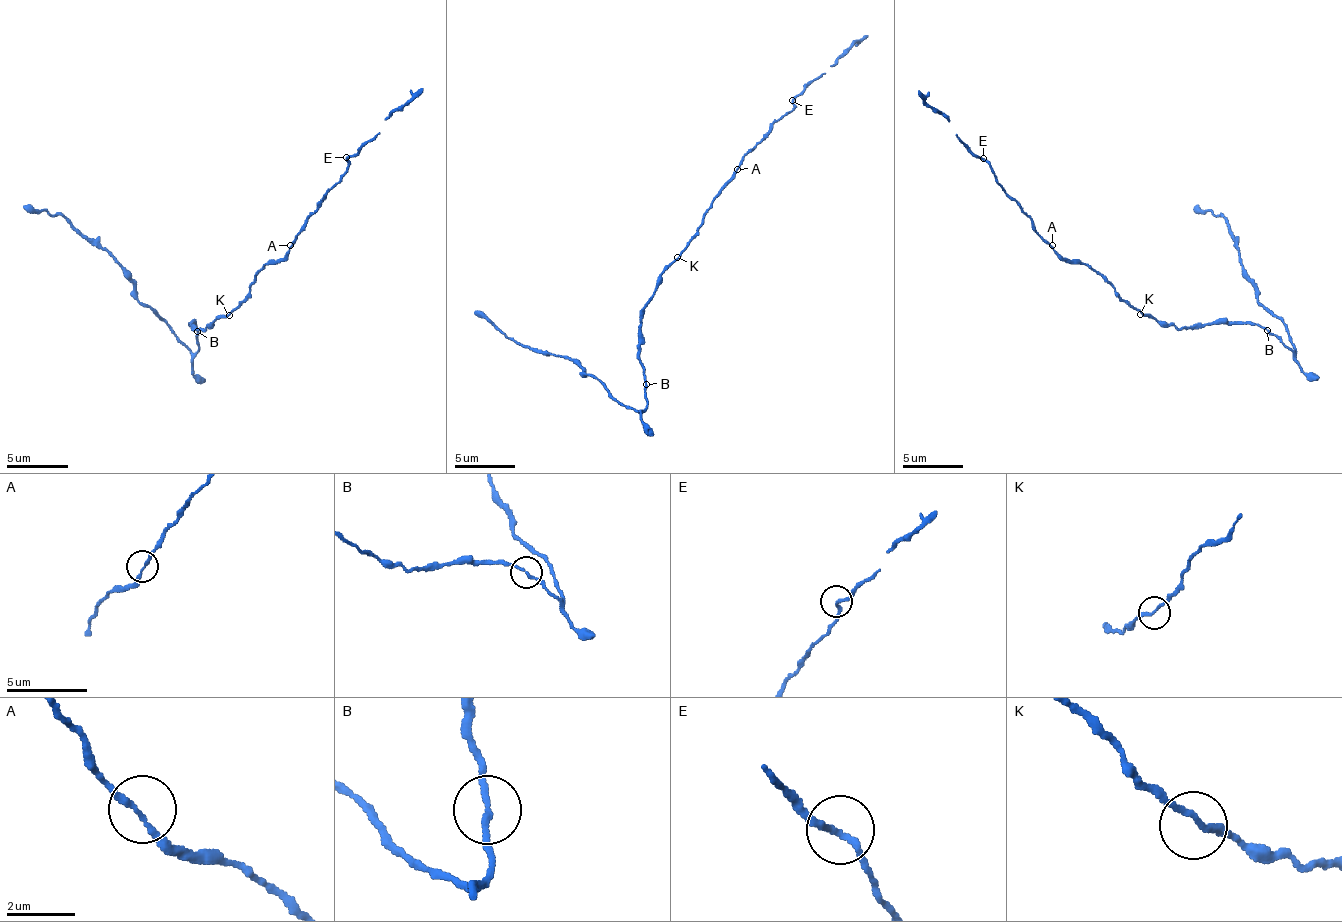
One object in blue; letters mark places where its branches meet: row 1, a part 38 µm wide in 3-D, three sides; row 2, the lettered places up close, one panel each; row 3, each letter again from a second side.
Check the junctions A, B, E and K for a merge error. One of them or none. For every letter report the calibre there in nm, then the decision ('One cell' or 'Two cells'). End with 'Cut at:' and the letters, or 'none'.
A: Thickness 160 nm. One cell
B: Thickness 170 nm. One cell
E: Thickness 170 nm. One cell
K: Thickness 160 nm. One cell
Cut at: none

